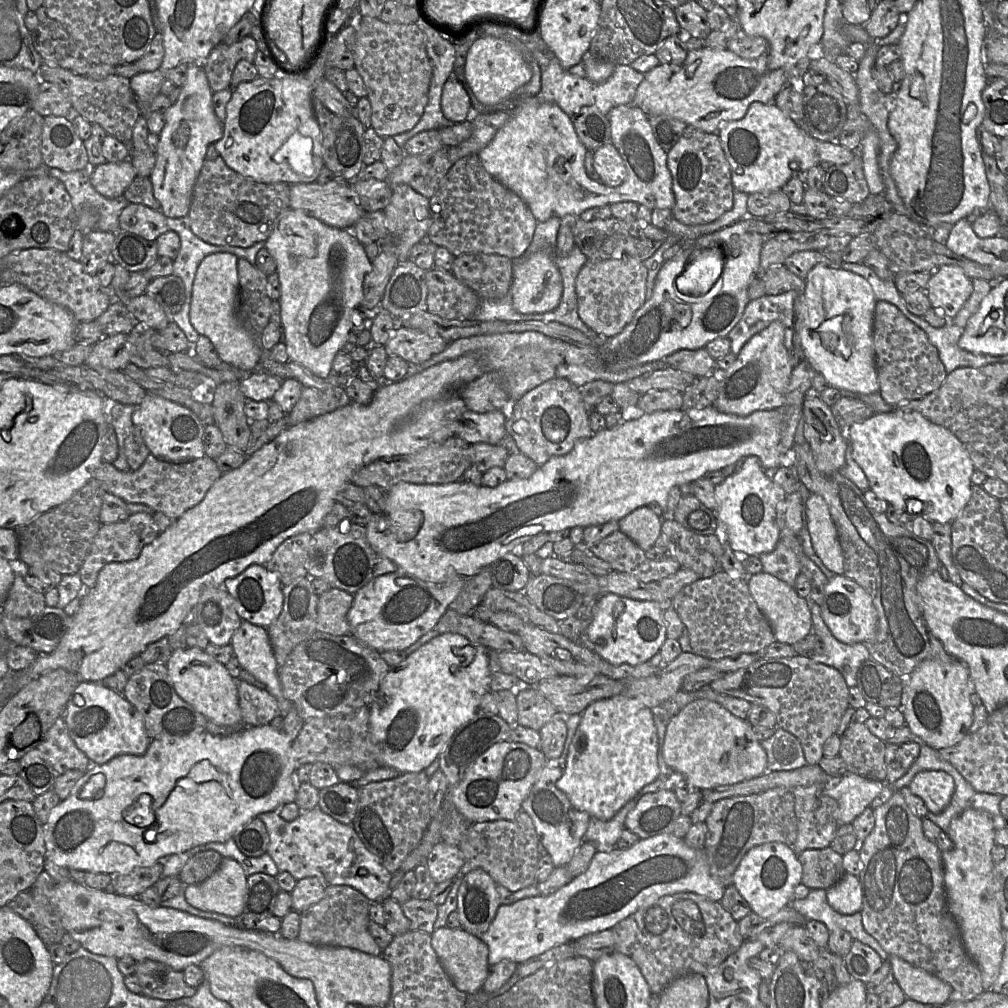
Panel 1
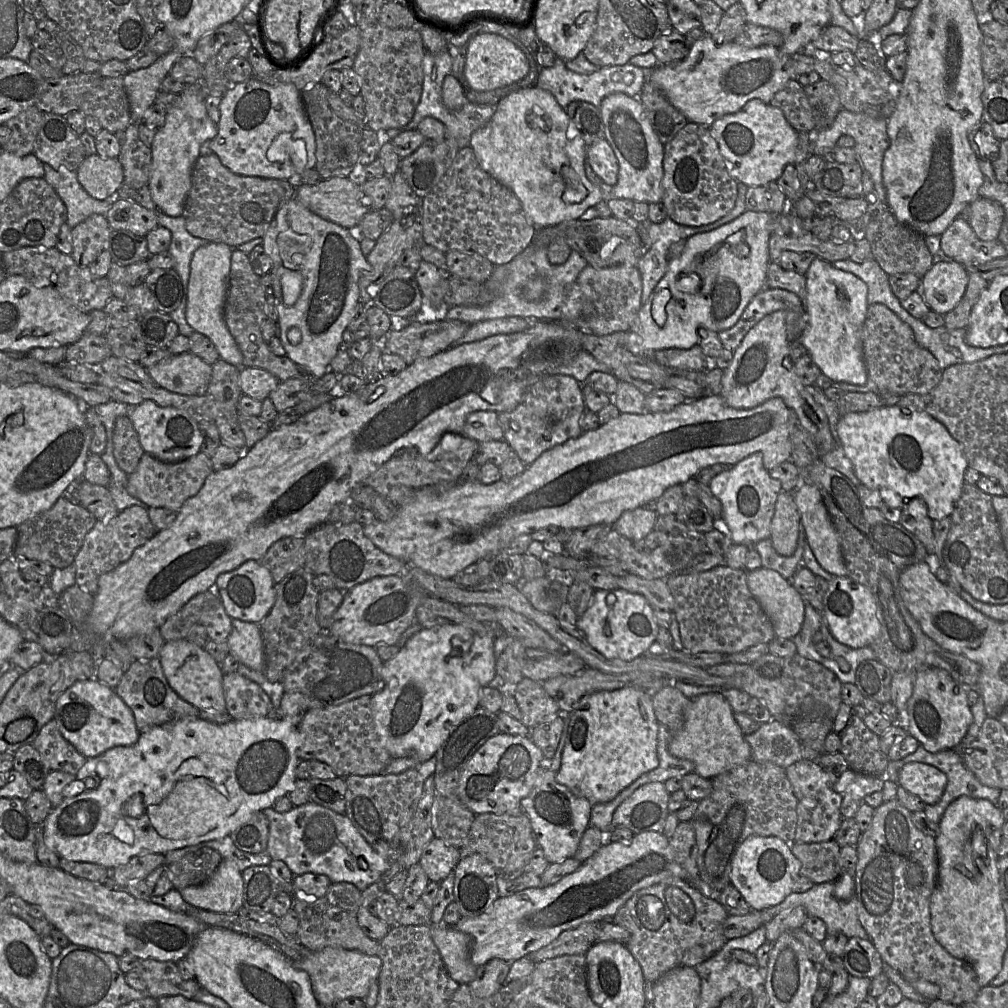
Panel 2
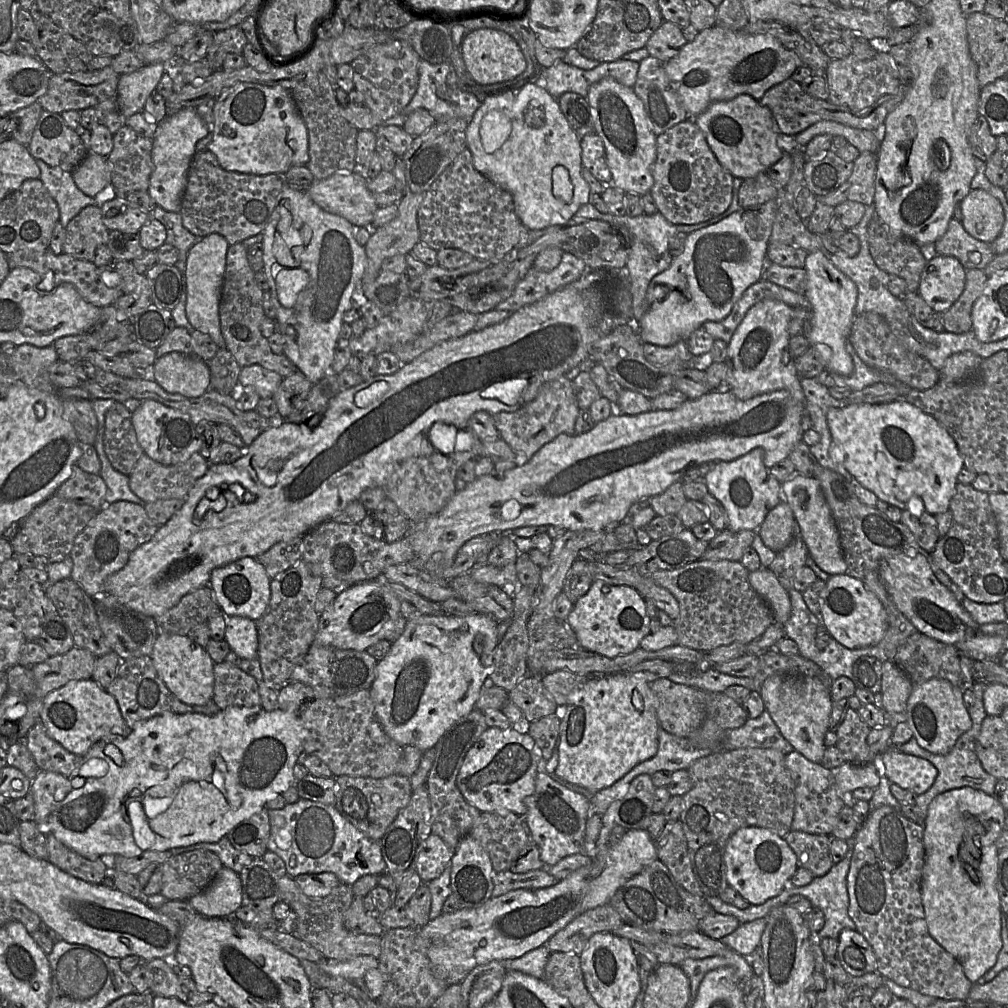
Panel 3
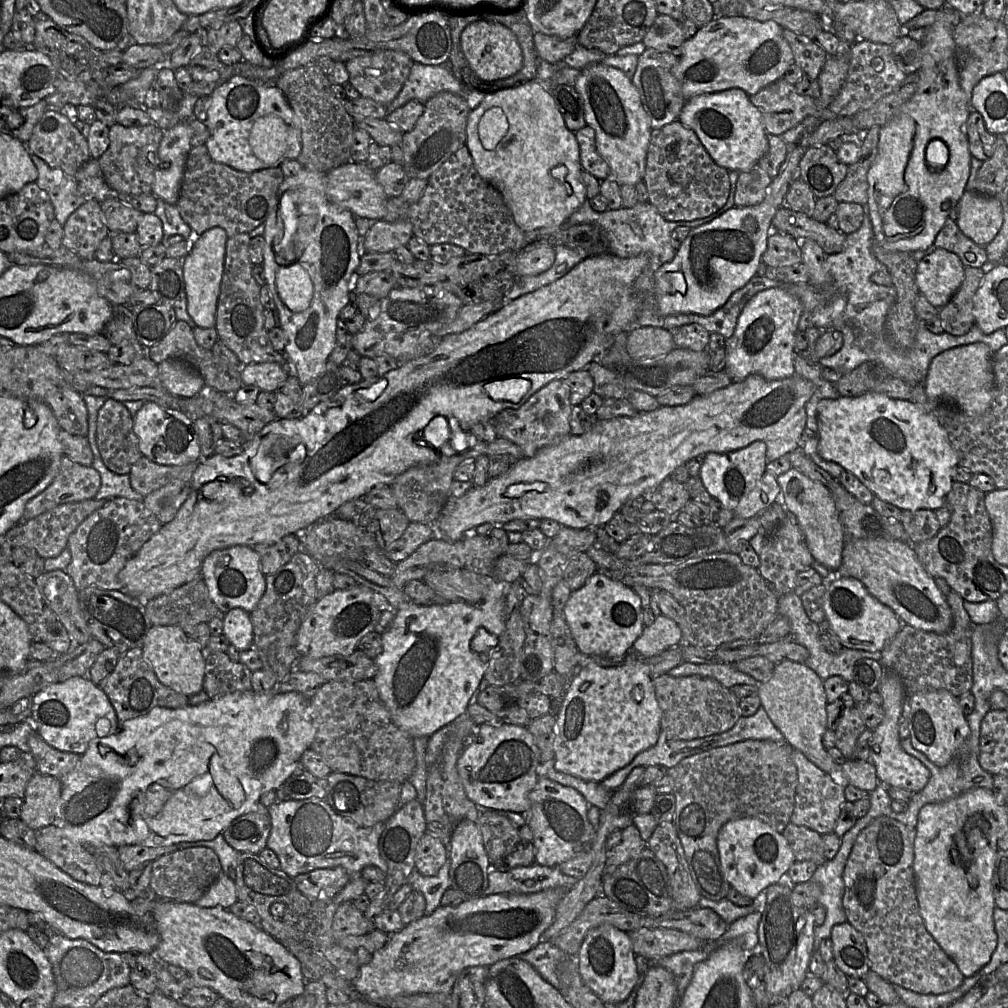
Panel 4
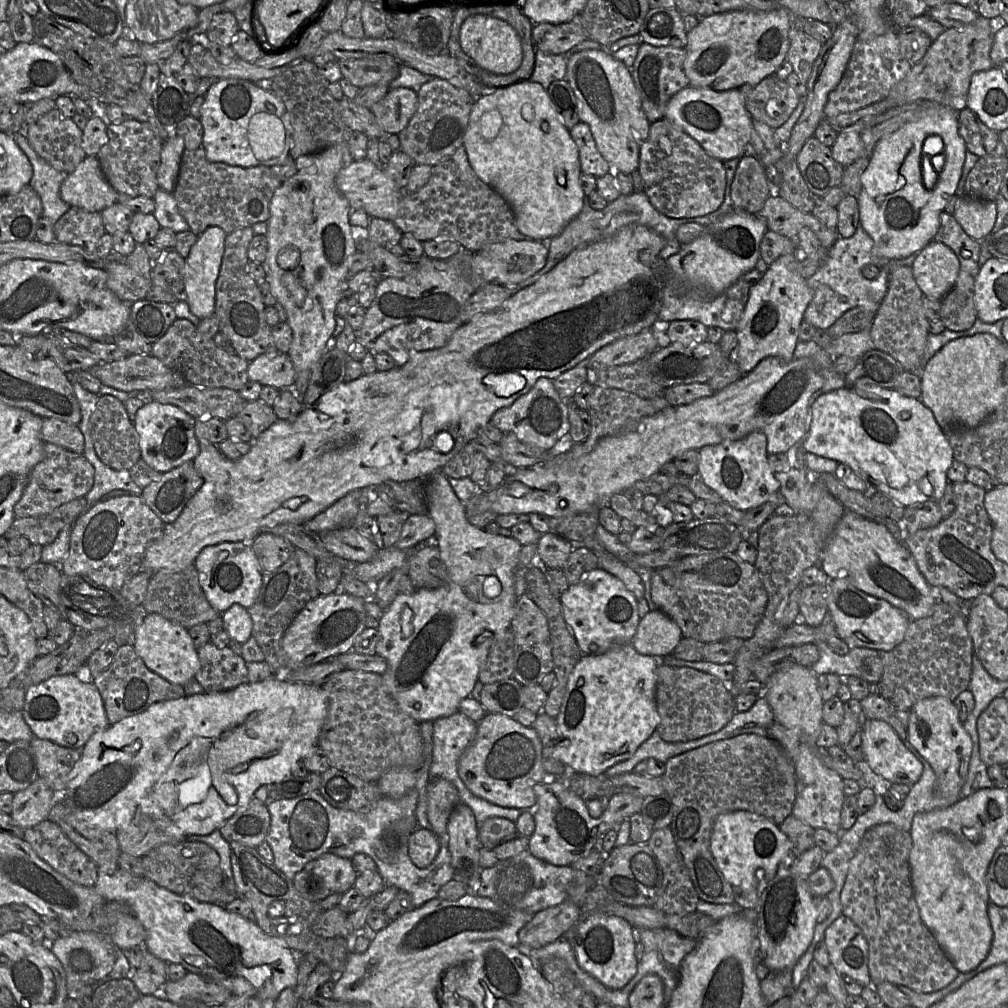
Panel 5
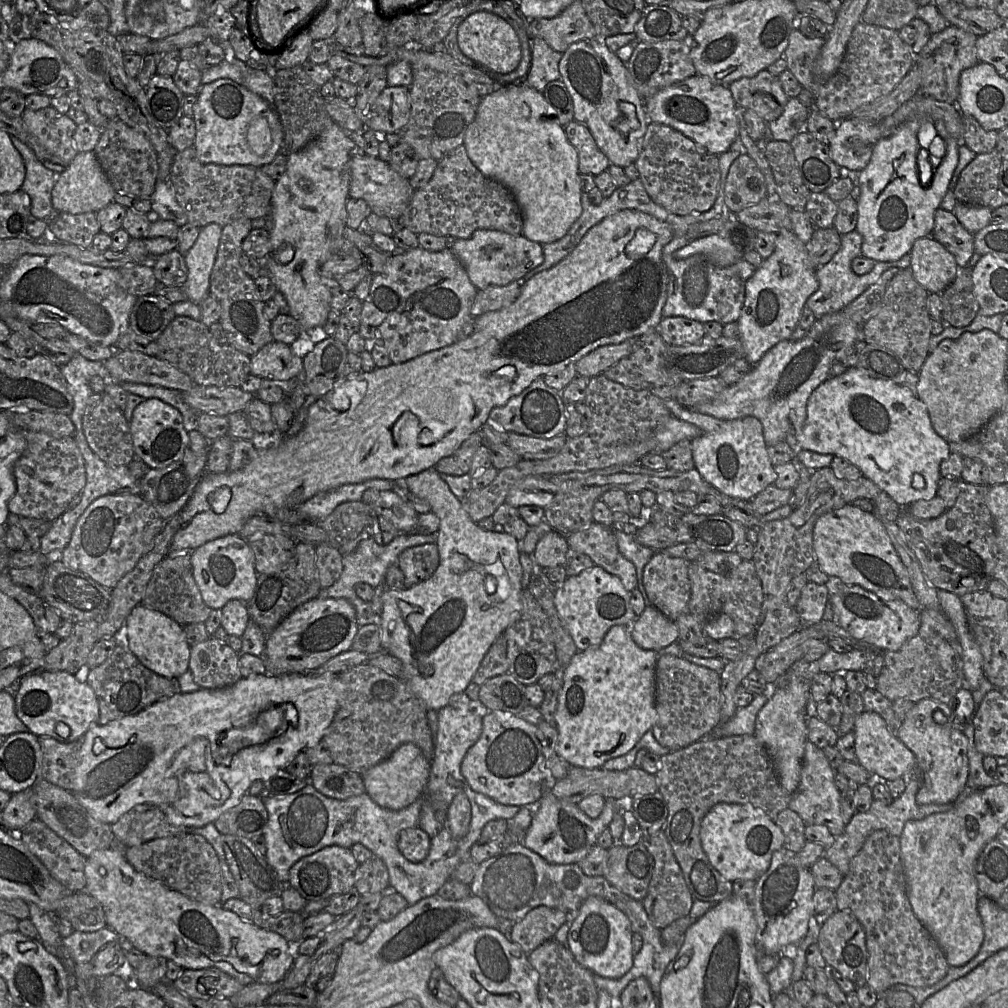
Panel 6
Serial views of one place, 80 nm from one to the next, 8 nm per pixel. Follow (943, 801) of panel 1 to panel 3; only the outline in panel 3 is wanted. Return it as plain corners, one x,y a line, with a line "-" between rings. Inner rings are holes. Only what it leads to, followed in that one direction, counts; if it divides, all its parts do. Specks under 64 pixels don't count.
889,746
877,756
878,764
889,781
915,795
925,793
938,774
937,769
927,760
905,754
894,746

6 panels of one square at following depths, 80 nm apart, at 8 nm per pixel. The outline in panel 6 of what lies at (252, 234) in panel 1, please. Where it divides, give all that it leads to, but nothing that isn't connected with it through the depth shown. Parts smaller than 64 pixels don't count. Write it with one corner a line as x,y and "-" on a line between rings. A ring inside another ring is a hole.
193,147
176,153
169,182
188,222
200,229
212,223
224,227
242,218
255,220
270,216
276,185
272,178
262,172
261,167
203,164

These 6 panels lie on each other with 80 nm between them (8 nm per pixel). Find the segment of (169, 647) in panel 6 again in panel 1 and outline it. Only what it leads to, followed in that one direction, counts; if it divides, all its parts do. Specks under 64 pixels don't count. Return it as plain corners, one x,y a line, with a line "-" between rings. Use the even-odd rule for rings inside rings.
187,647
172,651
166,668
177,694
208,721
220,726
243,725
237,680
229,674
223,664
204,650

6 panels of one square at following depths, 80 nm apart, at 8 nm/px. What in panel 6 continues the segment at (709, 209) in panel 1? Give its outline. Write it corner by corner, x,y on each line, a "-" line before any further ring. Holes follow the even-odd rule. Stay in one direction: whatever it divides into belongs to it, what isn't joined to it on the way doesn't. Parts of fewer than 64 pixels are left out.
650,121
635,164
651,199
670,213
685,216
714,205
721,179
718,156
678,130

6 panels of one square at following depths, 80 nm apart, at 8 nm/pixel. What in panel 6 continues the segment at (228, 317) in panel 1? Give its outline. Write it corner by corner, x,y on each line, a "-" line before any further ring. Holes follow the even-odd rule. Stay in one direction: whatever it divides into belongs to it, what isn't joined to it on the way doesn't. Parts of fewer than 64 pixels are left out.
215,223
201,228
196,242
184,255
187,267
184,291
188,300
197,305
210,294
210,275
216,260
222,228

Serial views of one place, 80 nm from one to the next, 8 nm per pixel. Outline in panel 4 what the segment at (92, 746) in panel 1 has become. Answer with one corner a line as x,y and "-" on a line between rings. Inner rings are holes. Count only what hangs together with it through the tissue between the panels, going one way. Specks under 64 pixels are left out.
75,676
56,682
40,690
33,697
31,723
47,743
56,749
82,755
89,742
97,737
99,719
109,720
112,734
120,730
121,723
106,693
88,677

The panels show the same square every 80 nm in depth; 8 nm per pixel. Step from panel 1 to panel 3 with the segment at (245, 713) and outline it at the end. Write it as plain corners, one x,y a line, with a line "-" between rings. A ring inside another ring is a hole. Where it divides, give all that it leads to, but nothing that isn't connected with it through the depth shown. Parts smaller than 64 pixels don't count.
226,661
214,662
214,694
212,701
220,709
261,706
258,681
253,676
242,671
238,666

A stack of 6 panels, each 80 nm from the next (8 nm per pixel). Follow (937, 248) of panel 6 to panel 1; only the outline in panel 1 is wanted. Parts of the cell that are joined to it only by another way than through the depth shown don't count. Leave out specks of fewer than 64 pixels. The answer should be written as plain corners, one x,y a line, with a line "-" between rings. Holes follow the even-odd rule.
941,265
928,281
926,295
931,306
953,319
973,292
973,281
955,265

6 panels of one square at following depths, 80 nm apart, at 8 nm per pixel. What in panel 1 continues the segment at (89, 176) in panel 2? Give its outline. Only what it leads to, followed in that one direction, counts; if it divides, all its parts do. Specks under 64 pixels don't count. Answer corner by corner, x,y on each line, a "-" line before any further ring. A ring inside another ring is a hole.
129,160
106,162
91,169
90,182
99,194
114,199
123,196
136,177
136,170

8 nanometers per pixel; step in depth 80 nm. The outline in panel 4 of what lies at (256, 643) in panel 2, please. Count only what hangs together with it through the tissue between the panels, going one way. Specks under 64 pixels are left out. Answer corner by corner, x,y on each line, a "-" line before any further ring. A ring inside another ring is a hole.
241,608
228,611
223,618
223,634
240,652
253,647
253,625
250,613

